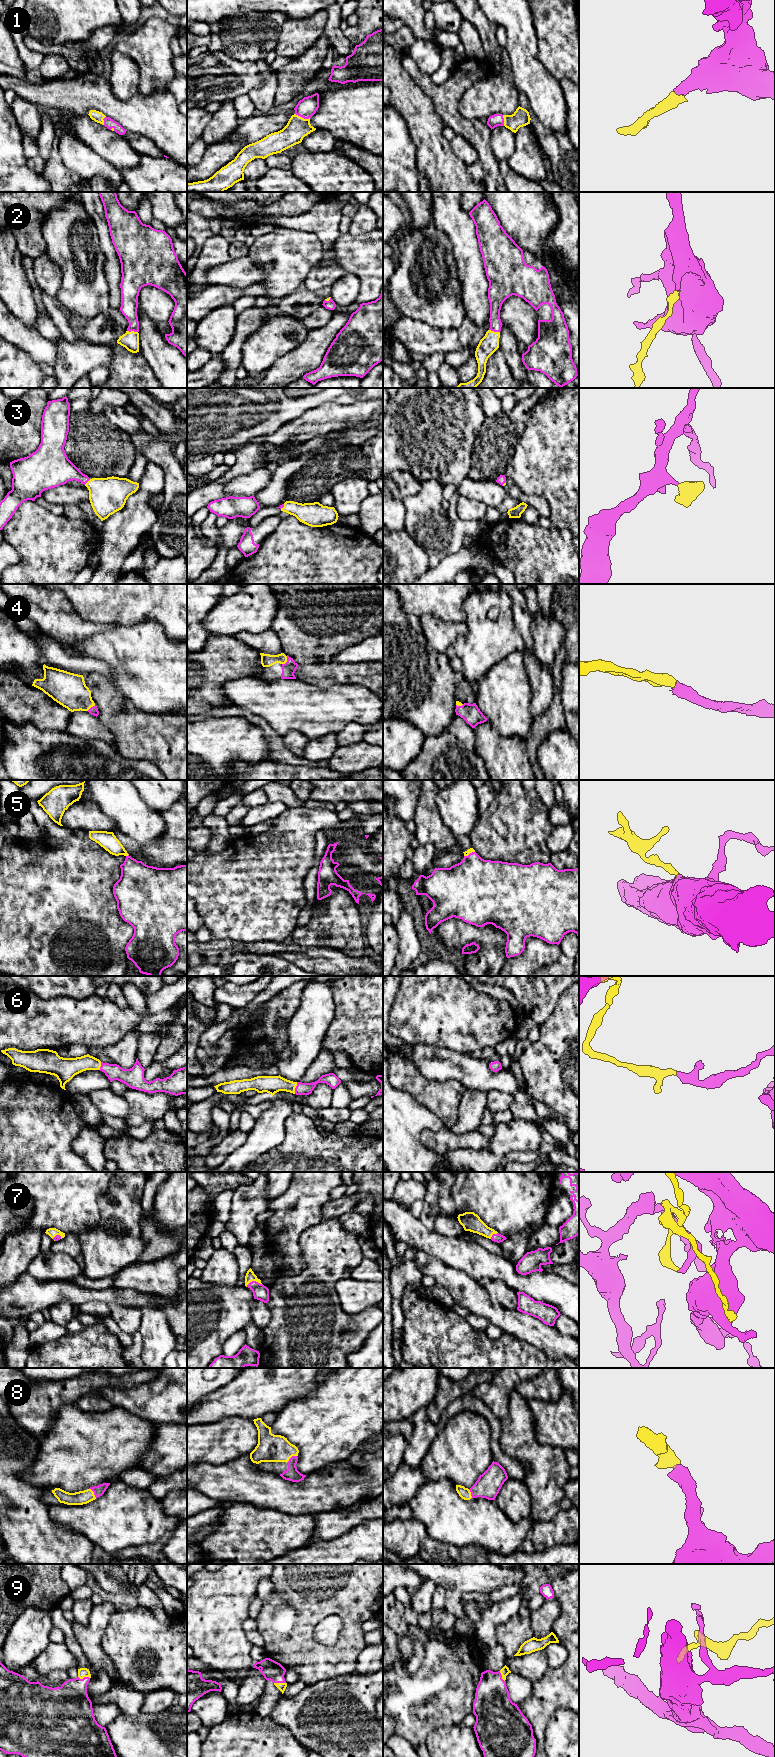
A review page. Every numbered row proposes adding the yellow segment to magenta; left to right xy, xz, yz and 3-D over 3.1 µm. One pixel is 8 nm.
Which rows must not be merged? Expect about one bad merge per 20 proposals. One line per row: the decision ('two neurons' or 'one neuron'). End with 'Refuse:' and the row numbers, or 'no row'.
1: one neuron
2: one neuron
3: one neuron
4: one neuron
5: one neuron
6: one neuron
7: one neuron
8: one neuron
9: one neuron
Refuse: no row

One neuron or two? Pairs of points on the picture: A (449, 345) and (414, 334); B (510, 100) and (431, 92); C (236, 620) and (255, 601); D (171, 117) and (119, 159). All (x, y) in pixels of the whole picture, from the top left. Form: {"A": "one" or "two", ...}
{"A": "one", "B": "two", "C": "one", "D": "two"}

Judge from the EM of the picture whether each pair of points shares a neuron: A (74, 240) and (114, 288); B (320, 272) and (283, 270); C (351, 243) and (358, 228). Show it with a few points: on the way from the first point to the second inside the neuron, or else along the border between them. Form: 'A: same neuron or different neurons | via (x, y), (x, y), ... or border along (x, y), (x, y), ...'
A: different neurons | border along (104, 256), (104, 275), (108, 285), (109, 302)
B: different neurons | border along (327, 254), (307, 275), (301, 287)
C: different neurons | border along (372, 229), (360, 233), (349, 232)

